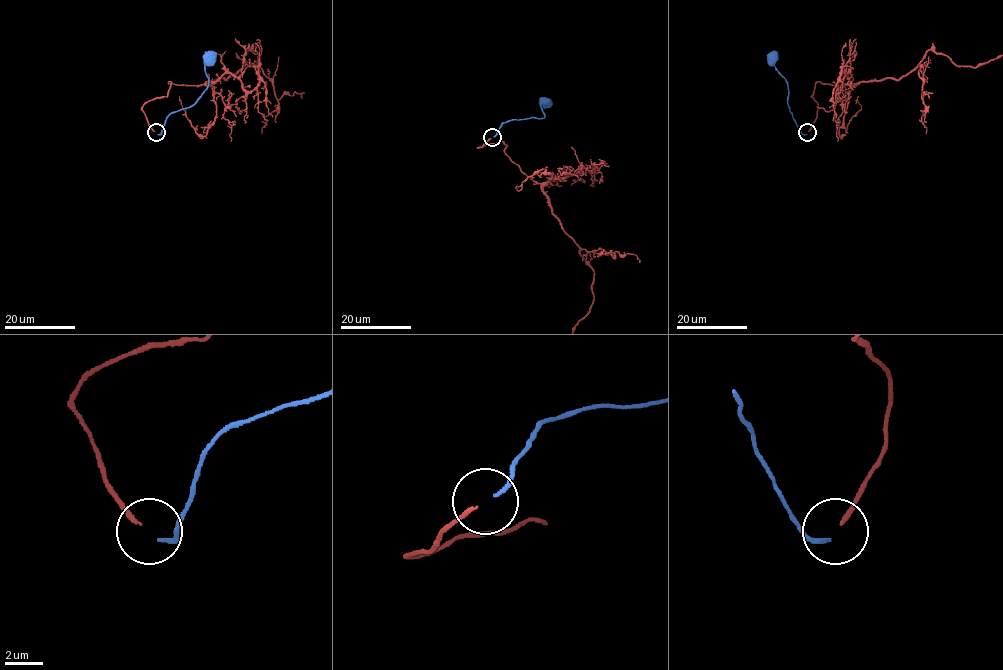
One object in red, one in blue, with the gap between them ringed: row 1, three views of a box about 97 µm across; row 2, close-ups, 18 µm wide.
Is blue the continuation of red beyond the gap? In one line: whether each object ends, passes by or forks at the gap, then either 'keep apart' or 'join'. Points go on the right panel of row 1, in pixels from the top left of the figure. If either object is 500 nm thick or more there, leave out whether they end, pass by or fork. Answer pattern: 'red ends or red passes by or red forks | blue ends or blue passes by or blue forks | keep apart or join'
red ends | blue ends | join

